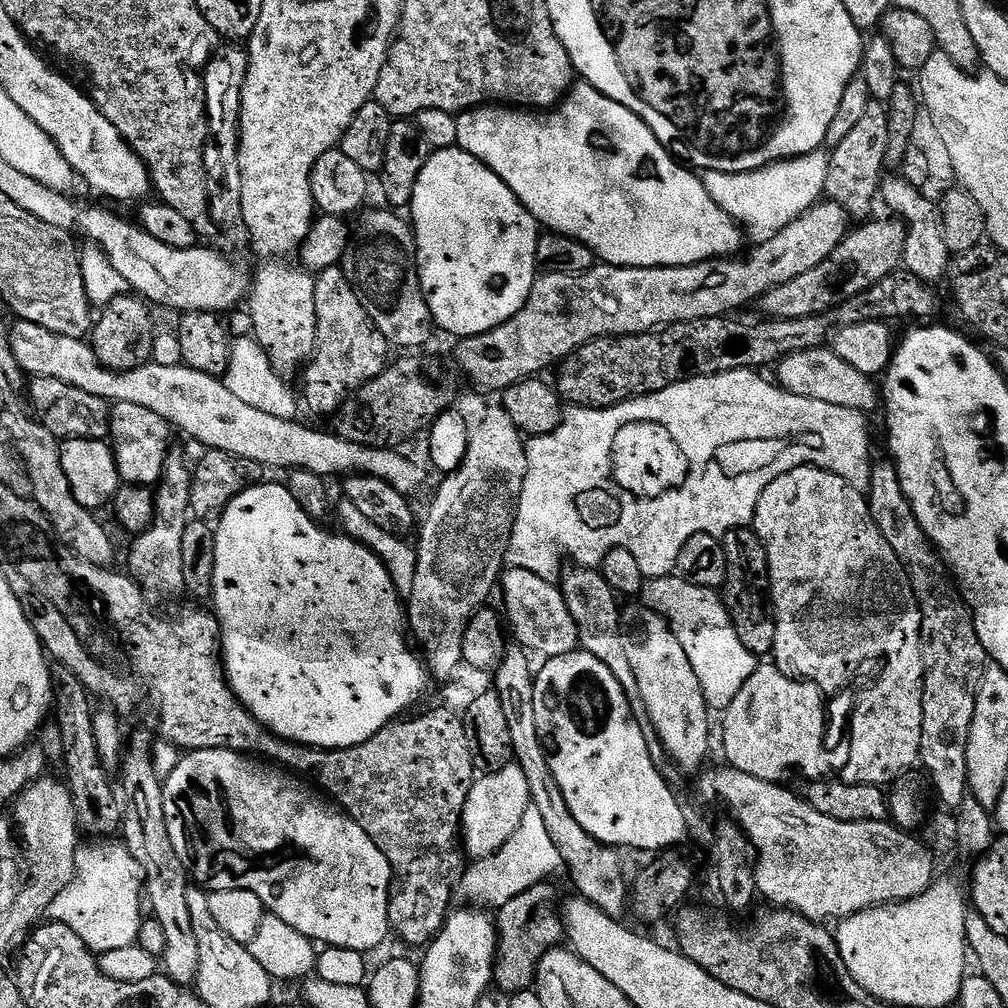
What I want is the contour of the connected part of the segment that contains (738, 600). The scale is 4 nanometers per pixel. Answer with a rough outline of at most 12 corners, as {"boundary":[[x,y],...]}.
{"boundary":[[725,532],[722,599],[742,646],[771,657],[776,633],[766,546]]}

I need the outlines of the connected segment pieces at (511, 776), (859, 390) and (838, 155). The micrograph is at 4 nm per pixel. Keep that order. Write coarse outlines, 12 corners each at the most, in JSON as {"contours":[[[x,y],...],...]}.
{"contours":[[[520,765],[481,775],[466,798],[462,848],[502,850],[532,806]],[[831,347],[778,365],[779,387],[872,414],[875,379]],[[866,106],[830,152],[822,192],[864,222],[886,171],[888,110]]]}

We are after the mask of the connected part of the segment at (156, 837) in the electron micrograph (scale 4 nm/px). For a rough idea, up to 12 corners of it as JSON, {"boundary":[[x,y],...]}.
{"boundary":[[131,741],[123,841],[162,922],[162,972],[196,983],[190,877],[166,826],[164,780]]}

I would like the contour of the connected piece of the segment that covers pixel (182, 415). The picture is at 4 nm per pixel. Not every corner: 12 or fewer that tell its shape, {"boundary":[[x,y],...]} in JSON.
{"boundary":[[21,319],[29,377],[154,410],[205,449],[268,470],[382,478],[407,497],[403,451],[263,413],[180,362],[104,367],[87,339]]}

